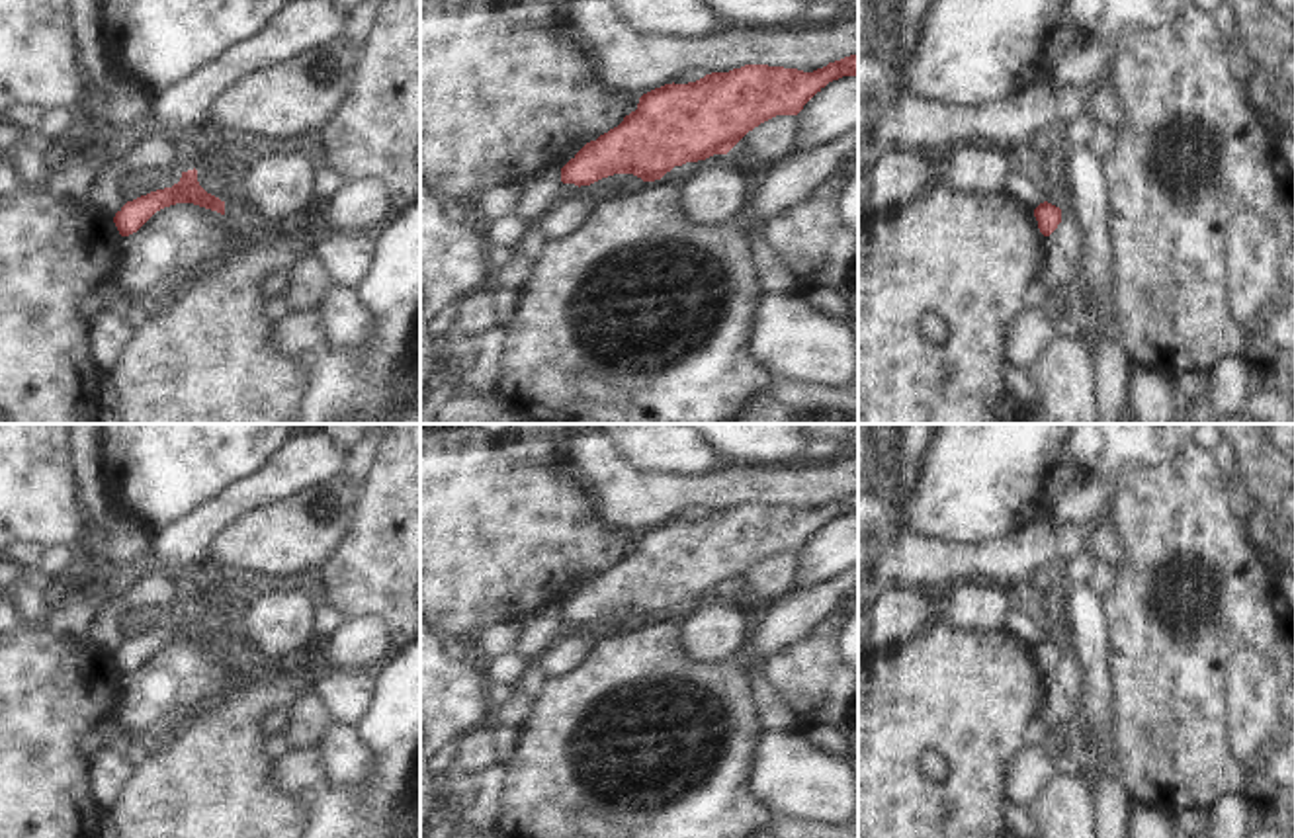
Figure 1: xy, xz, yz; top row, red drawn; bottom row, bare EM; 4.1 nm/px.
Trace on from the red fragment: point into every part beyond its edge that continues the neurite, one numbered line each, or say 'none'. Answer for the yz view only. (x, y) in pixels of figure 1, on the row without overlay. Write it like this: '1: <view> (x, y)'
none

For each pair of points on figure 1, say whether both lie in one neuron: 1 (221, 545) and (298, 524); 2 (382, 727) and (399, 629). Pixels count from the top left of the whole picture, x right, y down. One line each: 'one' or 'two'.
1: one
2: two

